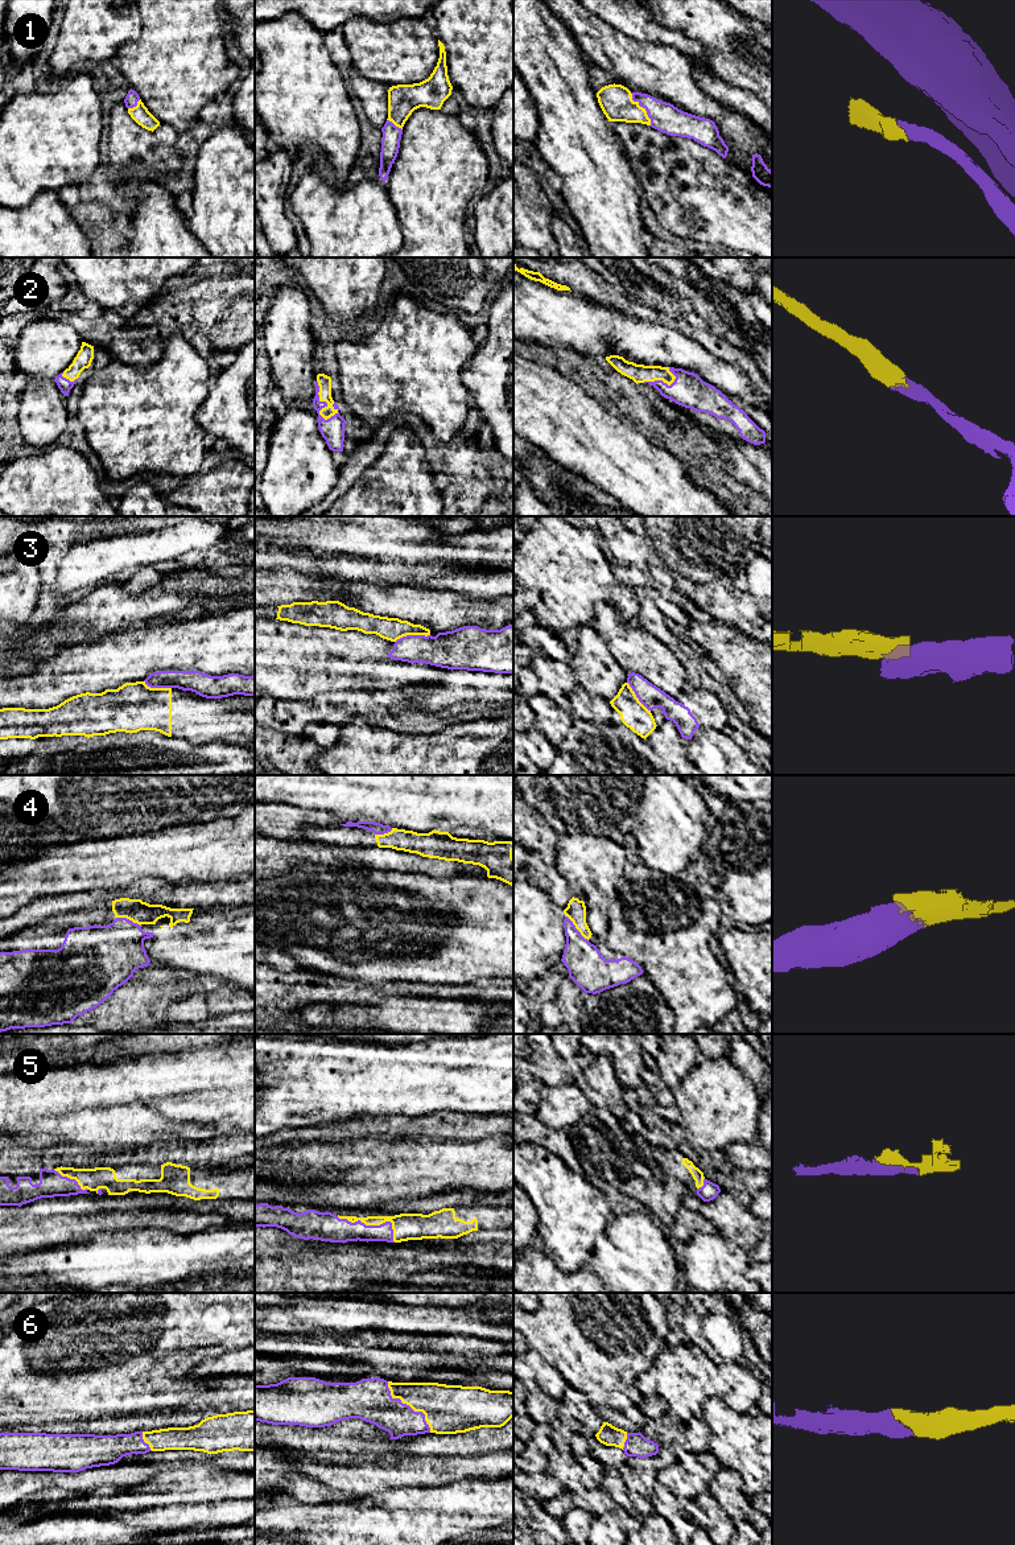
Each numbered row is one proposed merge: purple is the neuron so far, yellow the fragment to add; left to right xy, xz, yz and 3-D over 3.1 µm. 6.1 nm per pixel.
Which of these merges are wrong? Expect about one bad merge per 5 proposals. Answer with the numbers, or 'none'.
3

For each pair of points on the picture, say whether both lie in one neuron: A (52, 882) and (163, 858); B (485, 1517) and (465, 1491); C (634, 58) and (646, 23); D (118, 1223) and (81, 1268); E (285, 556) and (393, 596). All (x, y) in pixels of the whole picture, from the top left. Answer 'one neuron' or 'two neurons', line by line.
A: one neuron
B: one neuron
C: two neurons
D: two neurons
E: two neurons

